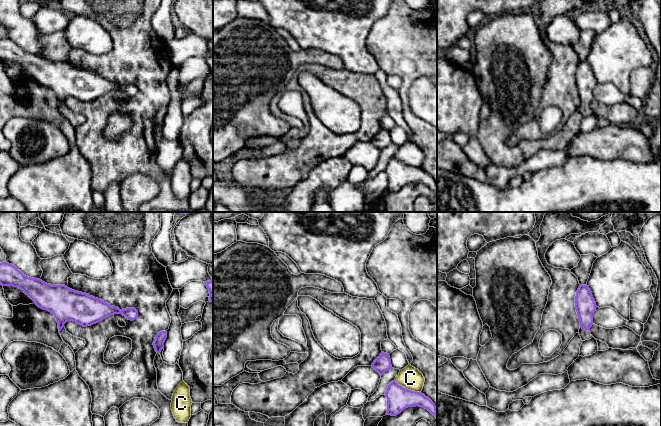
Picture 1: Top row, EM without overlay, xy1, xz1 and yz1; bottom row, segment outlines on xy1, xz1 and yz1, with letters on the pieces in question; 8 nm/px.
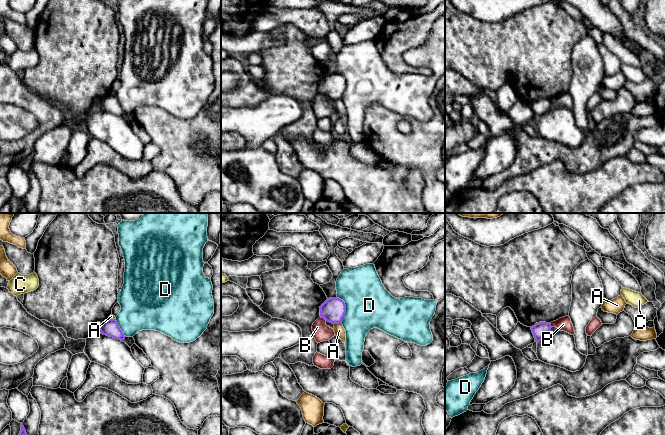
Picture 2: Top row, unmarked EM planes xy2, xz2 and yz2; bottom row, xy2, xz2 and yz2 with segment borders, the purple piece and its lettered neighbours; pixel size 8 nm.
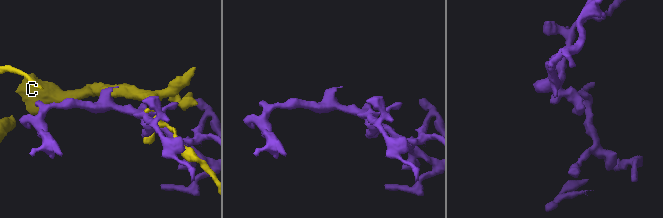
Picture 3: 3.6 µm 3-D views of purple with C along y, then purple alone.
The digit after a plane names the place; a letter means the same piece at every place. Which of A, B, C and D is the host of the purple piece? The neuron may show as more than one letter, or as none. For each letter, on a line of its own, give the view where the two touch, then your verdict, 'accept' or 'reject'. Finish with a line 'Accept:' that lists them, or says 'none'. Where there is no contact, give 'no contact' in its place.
A: xz2 | reject
B: xz2 | reject
C: xz1 | reject
D: xz2 | reject
Accept: none

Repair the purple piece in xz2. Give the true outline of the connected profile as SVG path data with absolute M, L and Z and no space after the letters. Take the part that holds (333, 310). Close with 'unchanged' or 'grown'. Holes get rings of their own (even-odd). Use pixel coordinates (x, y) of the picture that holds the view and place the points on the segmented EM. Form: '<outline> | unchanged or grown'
M329 298L320 306L320 317L332 324L342 323L346 305L339 298Z | unchanged

